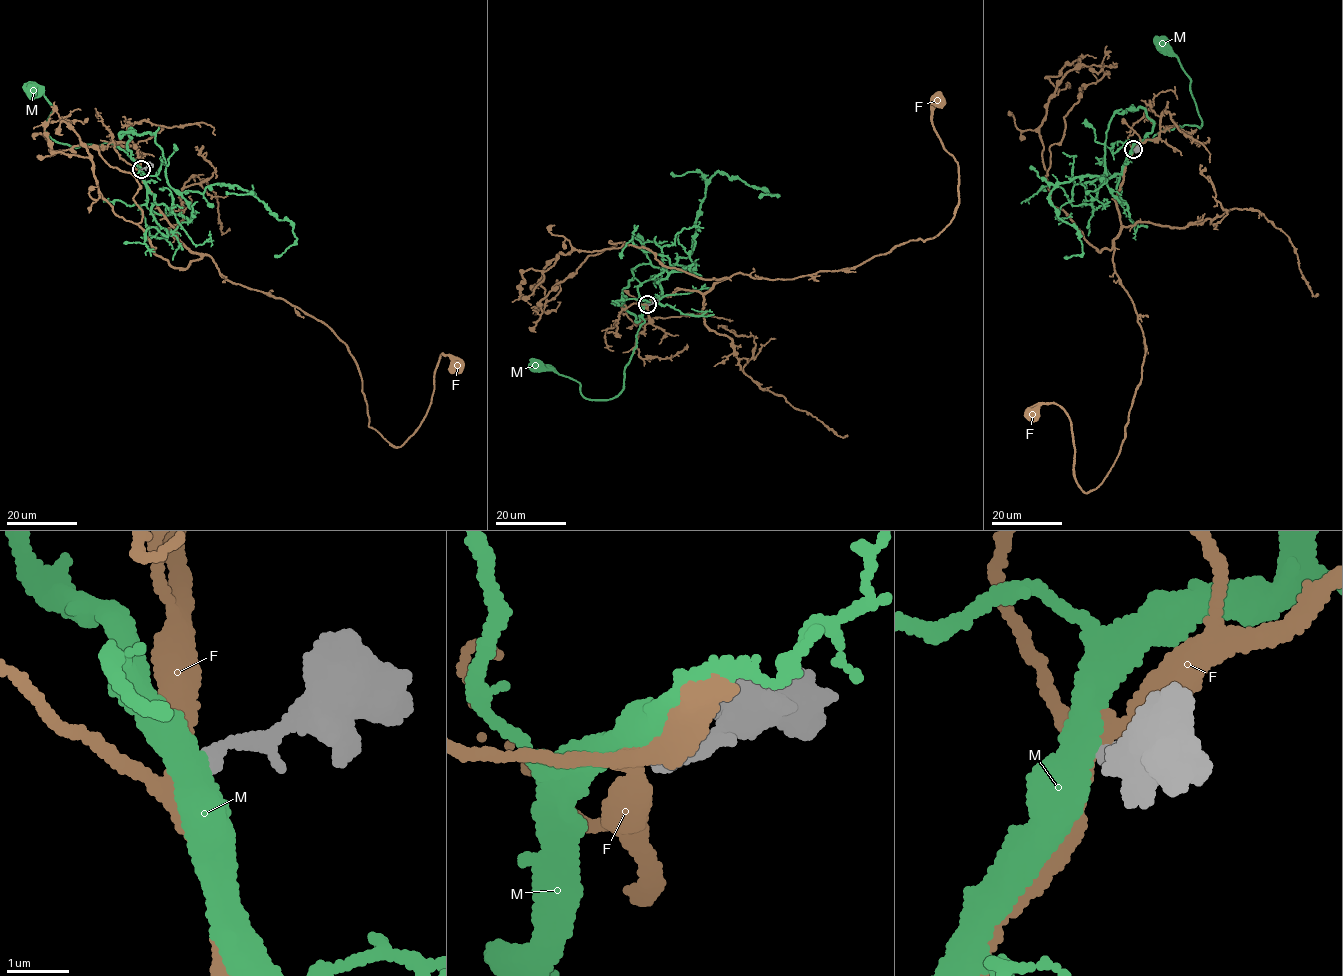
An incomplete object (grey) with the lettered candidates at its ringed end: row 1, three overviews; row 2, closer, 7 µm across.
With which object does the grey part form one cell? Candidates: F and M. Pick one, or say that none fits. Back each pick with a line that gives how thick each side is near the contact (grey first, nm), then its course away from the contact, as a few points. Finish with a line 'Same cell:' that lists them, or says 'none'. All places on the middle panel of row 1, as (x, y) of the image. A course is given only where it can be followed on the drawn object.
Same cell: none

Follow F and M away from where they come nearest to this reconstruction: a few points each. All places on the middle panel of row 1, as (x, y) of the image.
F: (647, 304), (740, 273), (852, 267), (938, 236), (959, 200), (958, 164), (932, 122), (939, 98)
M: (648, 303), (642, 309), (644, 322), (625, 368), (622, 390), (616, 396), (585, 398), (573, 379), (539, 365)

